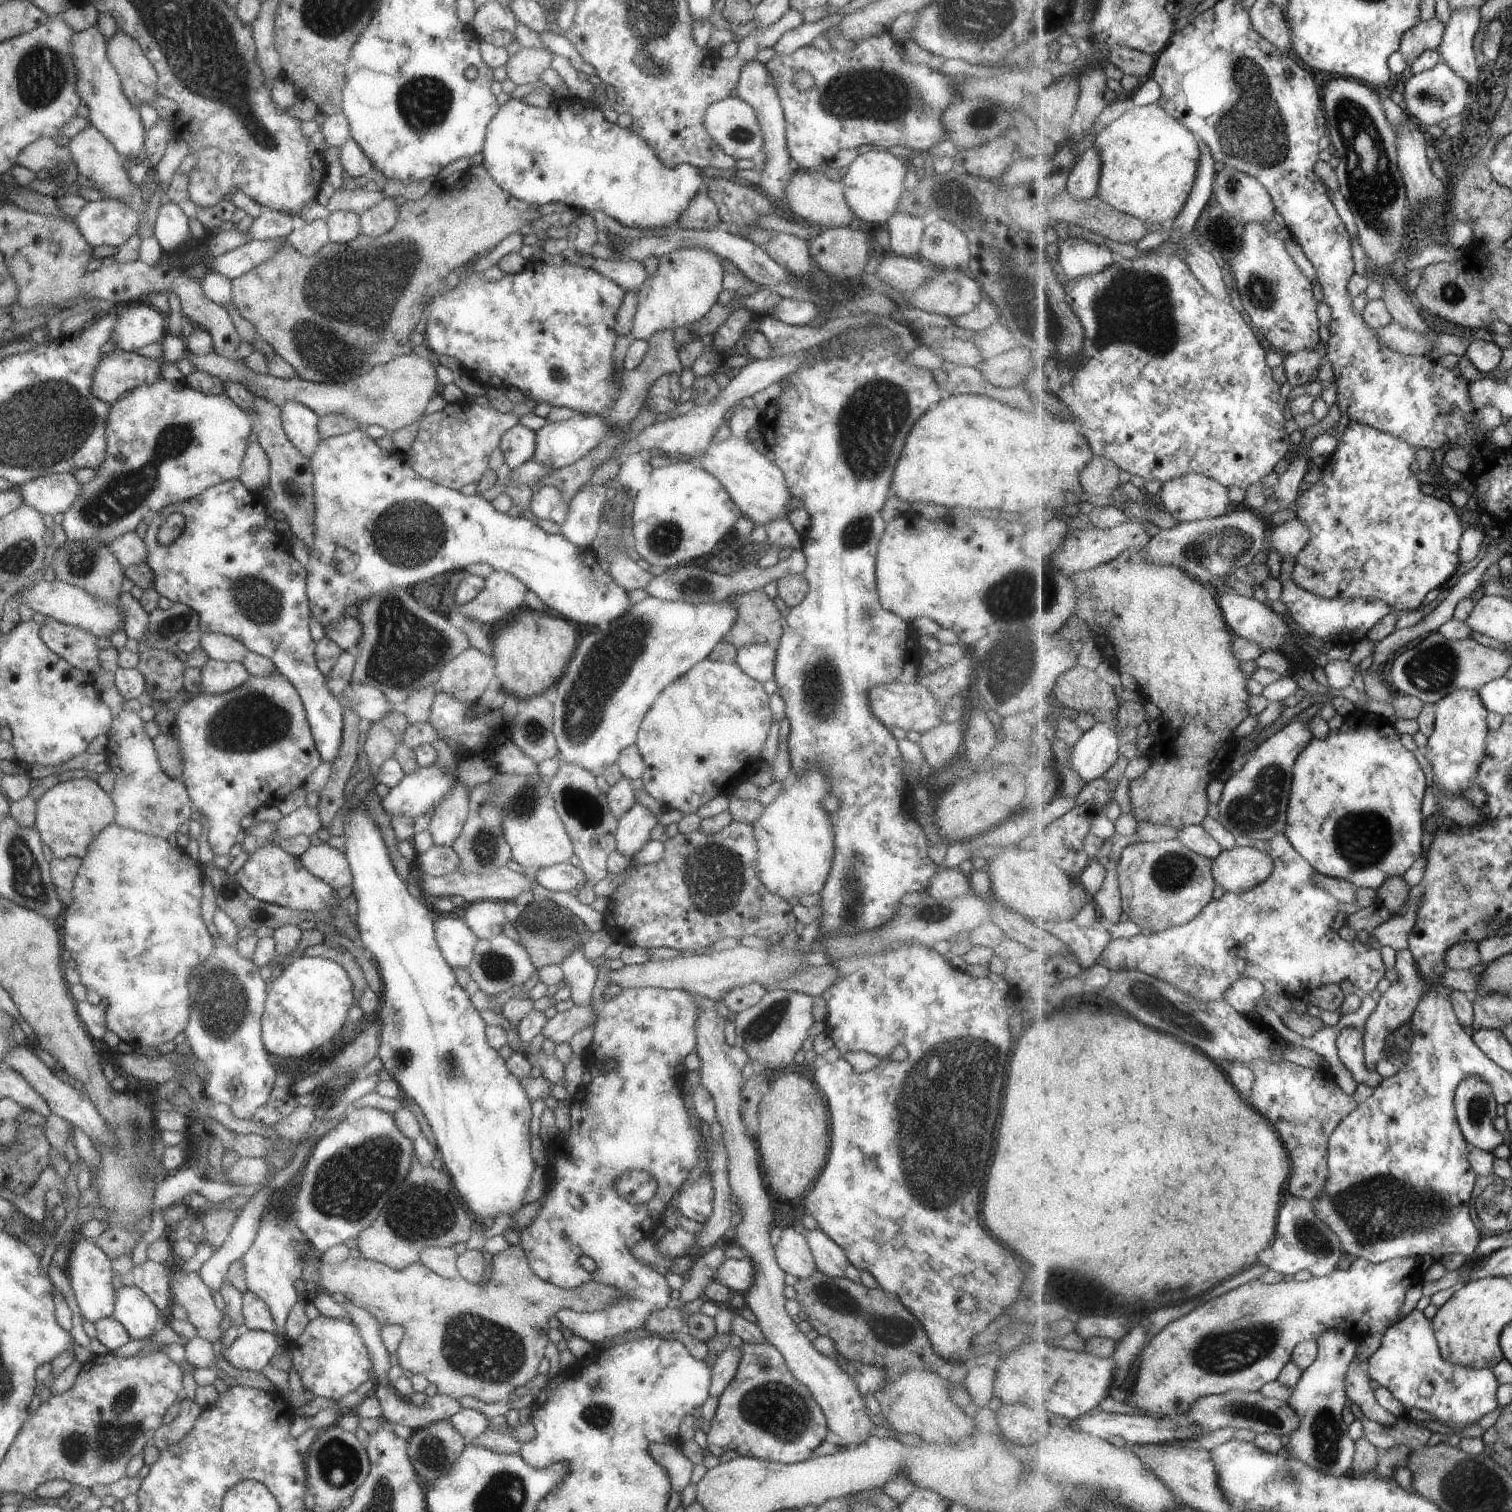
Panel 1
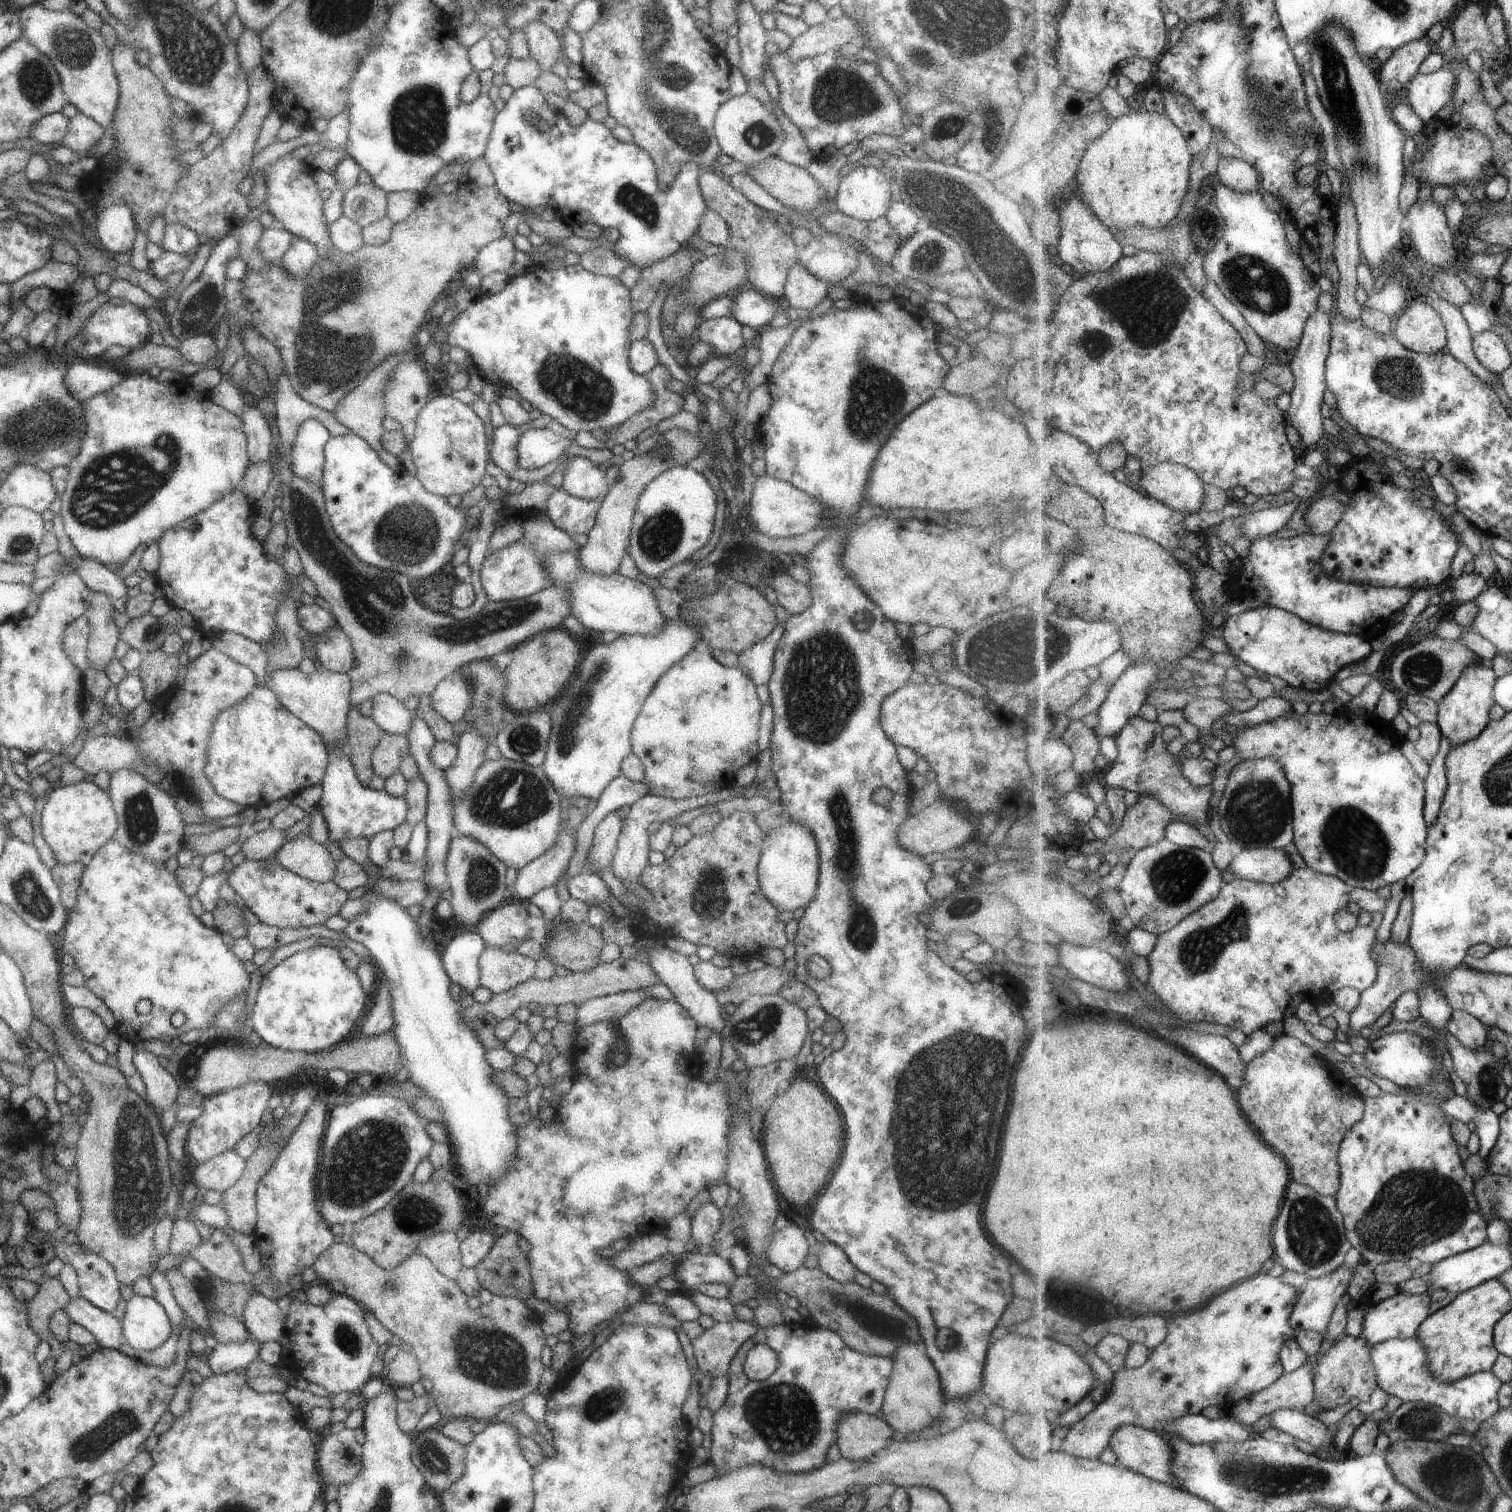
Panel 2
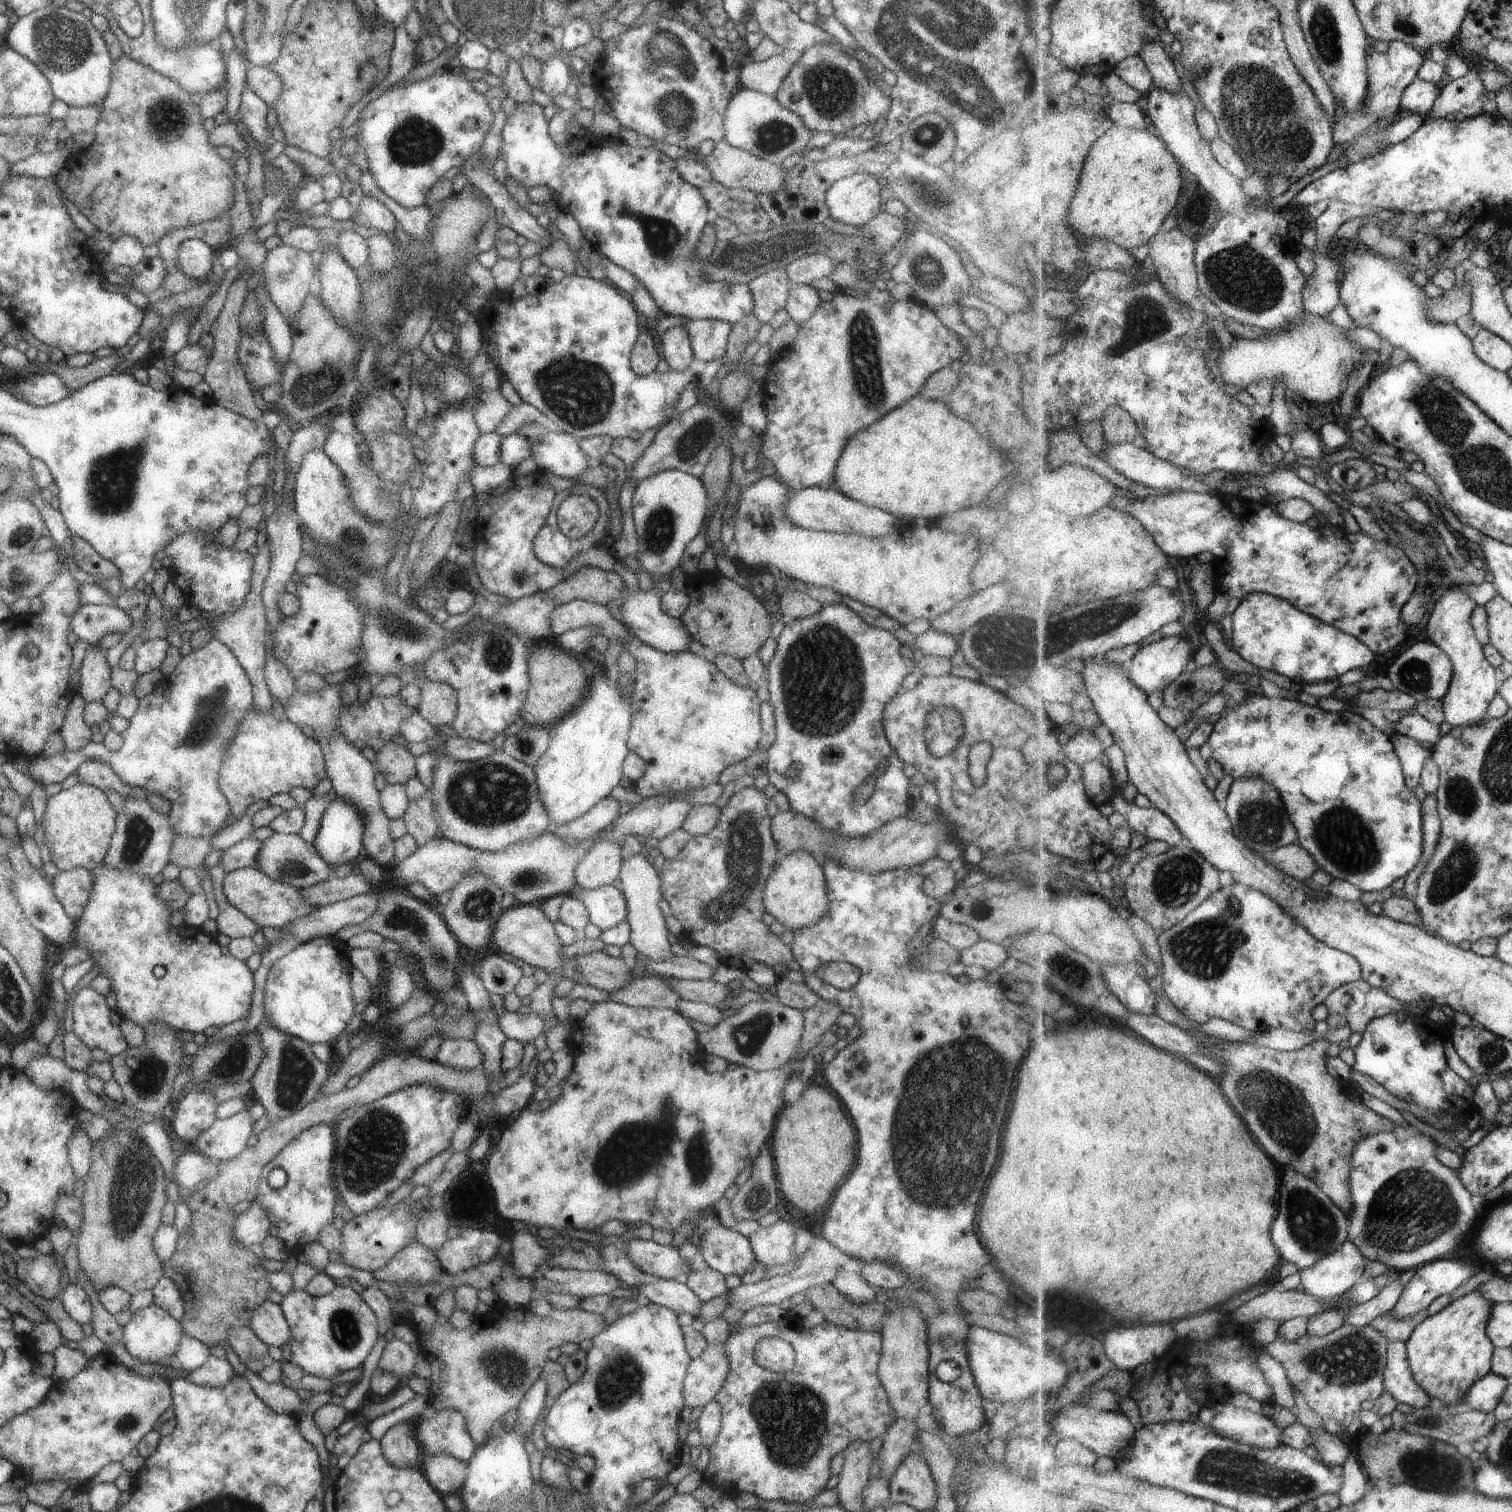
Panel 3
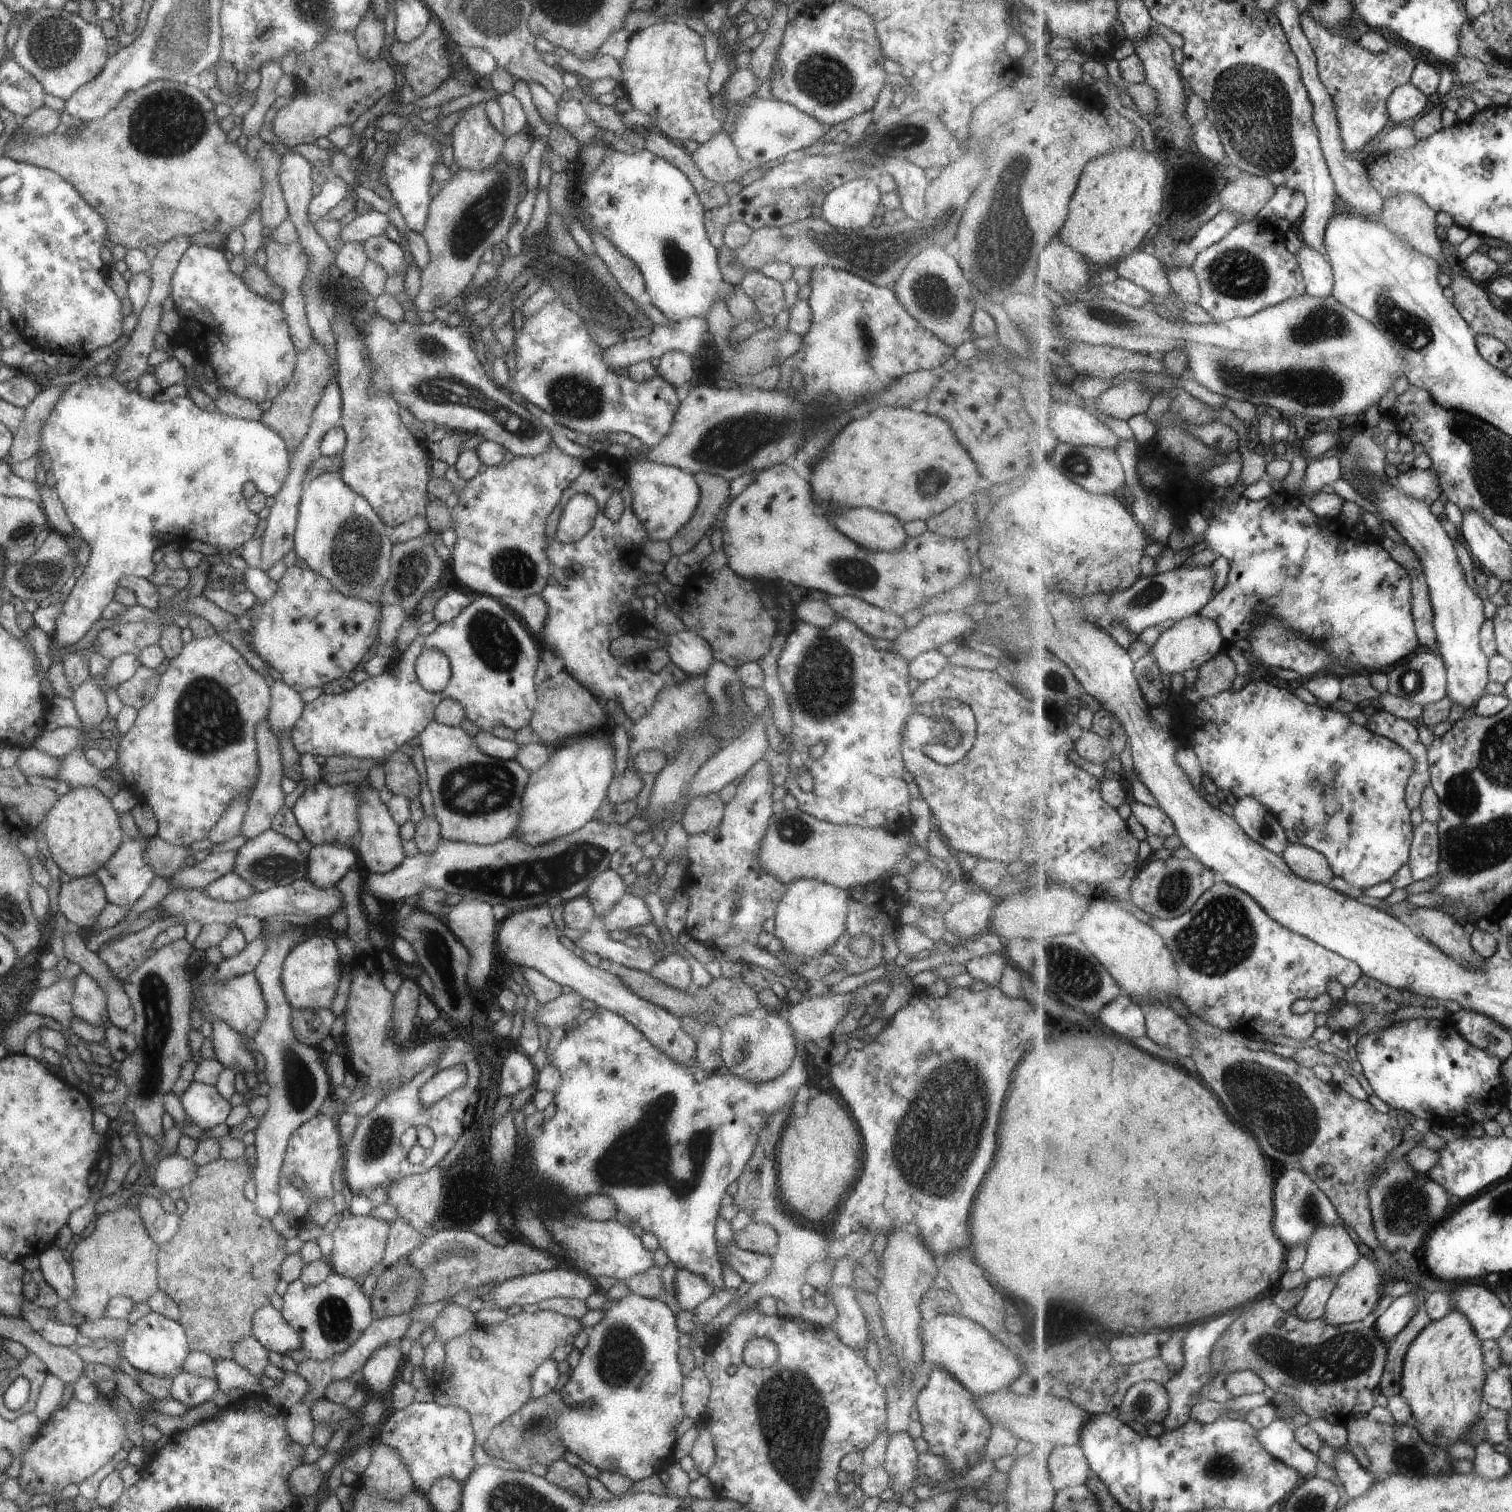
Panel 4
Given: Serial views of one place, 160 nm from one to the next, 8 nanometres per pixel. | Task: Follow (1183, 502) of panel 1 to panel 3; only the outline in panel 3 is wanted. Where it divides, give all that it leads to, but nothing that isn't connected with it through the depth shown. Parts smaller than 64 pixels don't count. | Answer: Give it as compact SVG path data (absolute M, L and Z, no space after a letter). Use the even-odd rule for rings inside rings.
M1104 436L1103 440L1105 440L1104 446L1098 447L1099 453L1097 453L1097 456L1132 482L1140 482L1153 488L1165 488L1165 490L1171 488L1171 490L1181 490L1182 492L1191 491L1206 495L1212 493L1212 490L1207 483L1197 482L1197 480L1194 480L1191 477L1183 476L1181 470L1175 468L1173 463L1160 459L1147 448L1138 448L1129 441L1124 443L1120 443L1119 441L1109 441L1108 439L1105 439Z

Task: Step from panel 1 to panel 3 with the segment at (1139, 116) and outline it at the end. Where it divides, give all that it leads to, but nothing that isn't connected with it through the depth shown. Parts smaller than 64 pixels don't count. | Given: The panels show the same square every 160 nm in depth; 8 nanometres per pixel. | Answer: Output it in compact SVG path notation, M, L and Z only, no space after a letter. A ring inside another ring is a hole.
M1114 124L1111 129L1097 140L1097 142L1093 143L1091 152L1084 164L1084 170L1080 178L1077 194L1070 204L1068 221L1078 233L1081 233L1084 236L1084 238L1089 239L1090 236L1095 238L1098 237L1099 239L1106 238L1117 243L1121 248L1135 250L1135 248L1139 248L1139 246L1143 246L1143 244L1148 244L1155 236L1160 234L1159 230L1161 230L1161 225L1167 220L1167 216L1171 214L1171 210L1173 210L1173 208L1177 206L1177 202L1179 202L1181 188L1183 188L1183 178L1181 178L1183 172L1183 167L1178 162L1177 157L1168 149L1168 144L1165 140L1155 136L1155 134L1151 134L1151 132L1147 132L1143 126L1135 128L1122 127Z

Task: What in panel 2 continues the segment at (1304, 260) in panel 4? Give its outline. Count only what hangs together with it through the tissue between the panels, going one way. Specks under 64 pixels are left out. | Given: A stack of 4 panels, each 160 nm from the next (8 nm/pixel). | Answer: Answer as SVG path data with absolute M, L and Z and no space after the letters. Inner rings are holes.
M1317 309L1306 322L1304 337L1290 364L1296 378L1296 385L1288 397L1291 404L1287 414L1291 418L1291 425L1297 430L1302 442L1307 446L1318 443L1324 435L1323 422L1325 422L1325 418L1321 414L1321 408L1323 408L1325 392L1328 388L1326 372L1328 371L1331 341L1332 312Z

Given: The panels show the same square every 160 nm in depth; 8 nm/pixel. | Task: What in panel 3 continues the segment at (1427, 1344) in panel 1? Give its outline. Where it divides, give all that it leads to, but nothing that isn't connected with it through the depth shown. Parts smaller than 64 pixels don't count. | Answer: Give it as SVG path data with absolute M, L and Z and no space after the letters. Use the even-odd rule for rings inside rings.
M1390 1341L1384 1385L1397 1397L1399 1402L1415 1409L1425 1408L1433 1402L1433 1399L1412 1374L1405 1341ZM1491 1372L1472 1386L1465 1398L1465 1404L1475 1411L1493 1414L1510 1384L1510 1379Z

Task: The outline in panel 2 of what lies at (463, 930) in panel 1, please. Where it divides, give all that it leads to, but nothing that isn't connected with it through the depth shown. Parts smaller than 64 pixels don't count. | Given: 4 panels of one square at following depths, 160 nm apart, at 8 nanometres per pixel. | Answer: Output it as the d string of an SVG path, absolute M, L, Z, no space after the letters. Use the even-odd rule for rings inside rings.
M474 930L455 934L443 946L440 956L443 970L464 995L471 995L479 986L478 958L484 947L484 942Z

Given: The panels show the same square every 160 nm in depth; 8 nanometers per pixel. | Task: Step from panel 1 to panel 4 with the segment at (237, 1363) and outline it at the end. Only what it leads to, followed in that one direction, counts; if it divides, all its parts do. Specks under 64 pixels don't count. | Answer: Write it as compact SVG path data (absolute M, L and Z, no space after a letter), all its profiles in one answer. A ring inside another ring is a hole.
M179 1370L172 1378L169 1397L187 1408L208 1401L216 1388L216 1380Z

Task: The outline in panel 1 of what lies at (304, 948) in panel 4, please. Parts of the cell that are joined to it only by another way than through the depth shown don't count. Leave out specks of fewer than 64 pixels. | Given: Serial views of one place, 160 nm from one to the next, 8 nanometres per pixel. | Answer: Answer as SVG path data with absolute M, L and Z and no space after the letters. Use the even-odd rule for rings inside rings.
M300 955L265 980L260 1018L262 1047L276 1057L303 1057L329 1043L340 1032L354 1008L353 985L347 971L322 956Z

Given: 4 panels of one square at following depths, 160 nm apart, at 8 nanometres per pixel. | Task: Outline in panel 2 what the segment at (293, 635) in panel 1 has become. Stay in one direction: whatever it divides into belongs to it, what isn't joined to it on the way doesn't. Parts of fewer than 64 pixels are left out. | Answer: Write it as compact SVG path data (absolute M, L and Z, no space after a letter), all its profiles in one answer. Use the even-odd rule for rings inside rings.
M239 488L233 489L230 493L224 494L219 500L211 503L207 508L204 508L200 513L197 513L191 518L186 518L184 521L179 522L171 529L167 529L155 542L158 548L159 564L155 569L156 580L158 584L157 593L160 593L170 606L177 607L178 609L185 609L192 616L194 627L201 633L212 636L221 631L227 631L230 633L240 634L249 640L258 642L263 646L273 634L273 617L280 600L282 599L282 586L284 582L289 579L289 576L284 572L282 566L275 561L268 559L264 555L262 547L262 541L251 538L252 534L250 528L253 524L253 520L256 517L257 512L253 510L253 506L245 498L245 495L241 493ZM345 743L325 745L328 754L328 765L320 785L322 795L318 807L323 815L328 832L328 842L337 843L343 839L368 838L375 836L379 831L394 829L399 823L404 822L406 804L404 798L387 794L383 789L372 791L364 787L355 778L350 760L342 749Z

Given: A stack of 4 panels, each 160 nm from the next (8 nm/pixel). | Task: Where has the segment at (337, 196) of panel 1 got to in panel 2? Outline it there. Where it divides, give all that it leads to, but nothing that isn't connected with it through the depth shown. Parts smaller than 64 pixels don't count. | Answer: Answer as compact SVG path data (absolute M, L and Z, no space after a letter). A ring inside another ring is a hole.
M373 183L355 184L345 191L341 210L343 216L363 228L386 214L386 194Z

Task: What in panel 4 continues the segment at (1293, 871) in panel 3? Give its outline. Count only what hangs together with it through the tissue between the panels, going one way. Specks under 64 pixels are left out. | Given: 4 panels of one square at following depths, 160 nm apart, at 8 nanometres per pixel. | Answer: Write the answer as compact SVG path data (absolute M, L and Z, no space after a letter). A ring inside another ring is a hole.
M1290 842L1281 855L1291 870L1302 879L1327 886L1335 878L1327 857L1318 850Z

